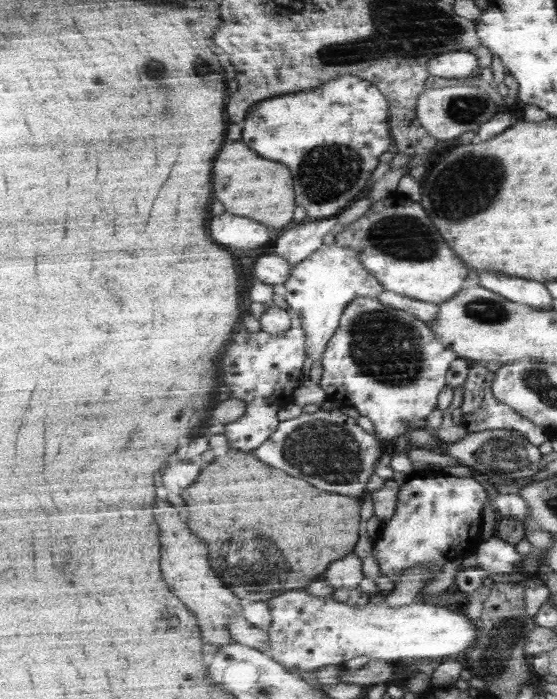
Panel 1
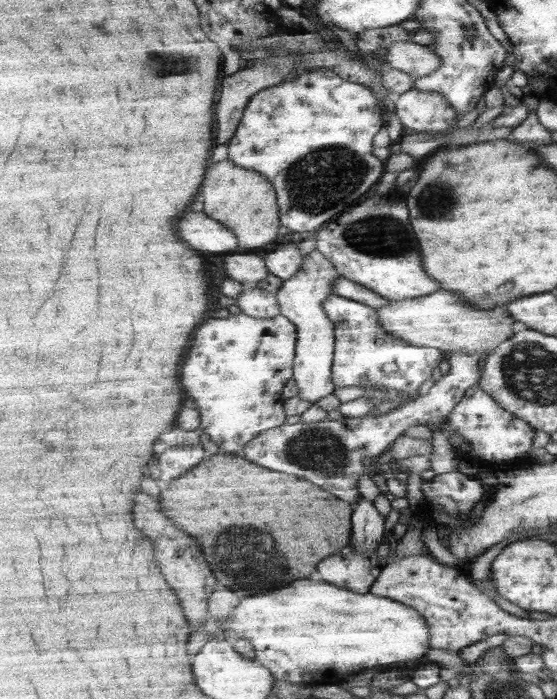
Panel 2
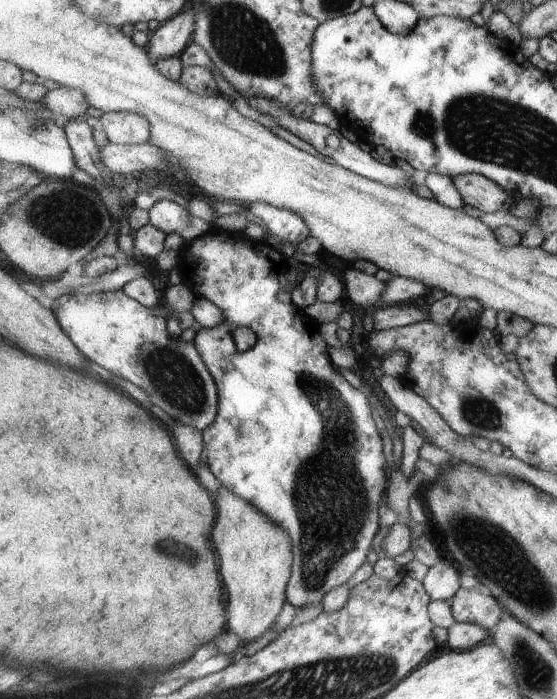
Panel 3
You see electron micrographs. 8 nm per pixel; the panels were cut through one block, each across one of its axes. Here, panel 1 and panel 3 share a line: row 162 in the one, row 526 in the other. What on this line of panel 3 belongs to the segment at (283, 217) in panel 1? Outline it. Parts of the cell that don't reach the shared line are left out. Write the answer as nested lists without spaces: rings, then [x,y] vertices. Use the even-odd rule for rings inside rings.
[[[222,484],[221,488],[213,494],[217,500],[217,524],[213,528],[213,540],[215,548],[221,558],[221,578],[225,580],[226,605],[228,612],[228,630],[239,636],[245,644],[258,639],[265,634],[281,614],[281,608],[288,600],[288,584],[292,578],[292,566],[294,565],[293,544],[289,534],[283,526],[275,524],[267,514],[263,514],[257,506],[253,506],[249,500],[241,498],[230,488]]]

